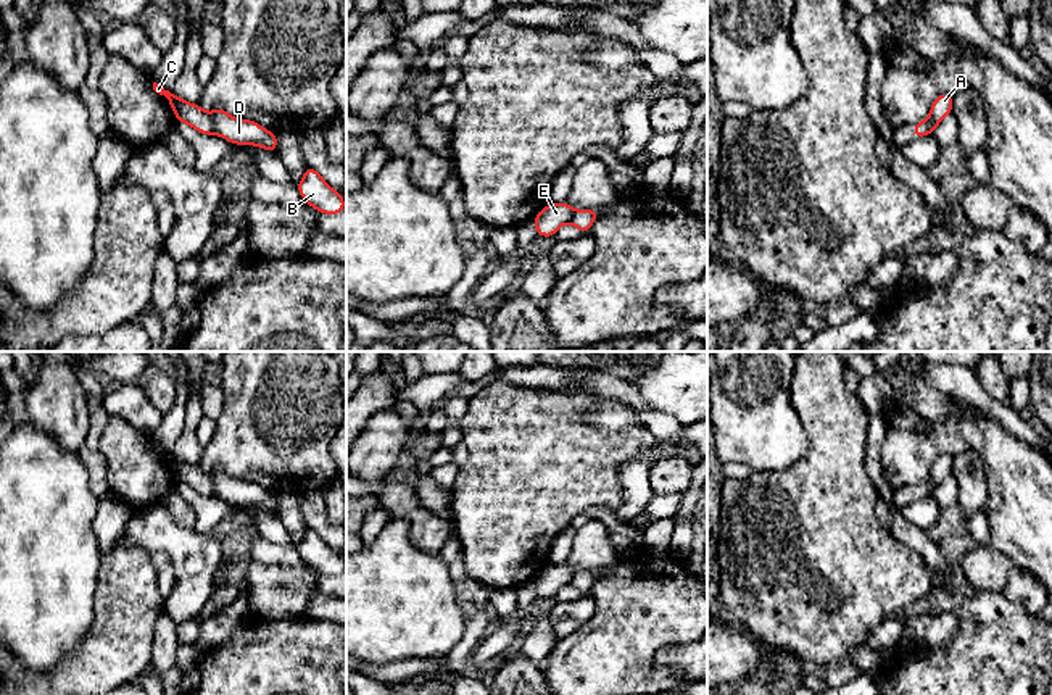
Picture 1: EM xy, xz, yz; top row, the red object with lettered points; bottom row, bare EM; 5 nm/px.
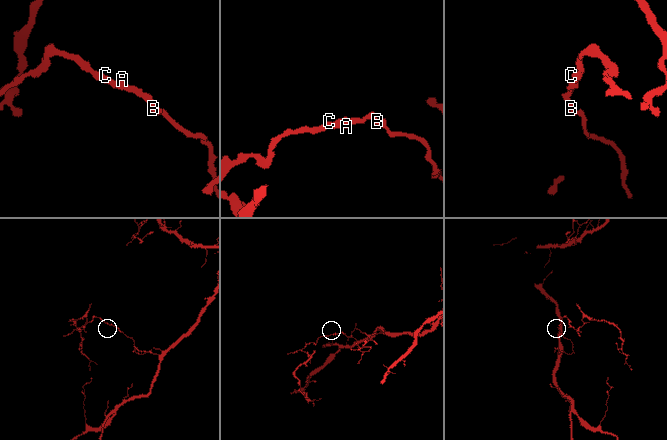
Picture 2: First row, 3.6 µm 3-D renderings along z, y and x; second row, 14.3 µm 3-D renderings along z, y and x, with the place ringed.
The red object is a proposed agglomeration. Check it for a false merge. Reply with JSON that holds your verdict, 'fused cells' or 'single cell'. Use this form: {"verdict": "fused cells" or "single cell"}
{"verdict": "fused cells"}

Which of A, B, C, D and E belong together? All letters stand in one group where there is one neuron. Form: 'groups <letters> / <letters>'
groups A B D / C E

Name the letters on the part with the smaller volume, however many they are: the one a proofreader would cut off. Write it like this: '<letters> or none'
C, E

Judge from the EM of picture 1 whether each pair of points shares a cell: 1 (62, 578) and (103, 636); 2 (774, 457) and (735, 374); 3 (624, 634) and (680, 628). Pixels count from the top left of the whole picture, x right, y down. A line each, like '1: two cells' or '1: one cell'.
1: two cells
2: one cell
3: one cell

